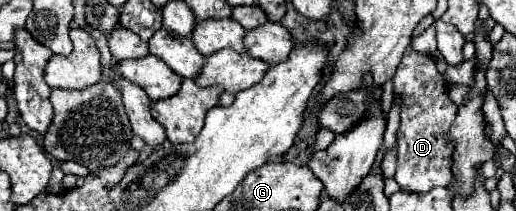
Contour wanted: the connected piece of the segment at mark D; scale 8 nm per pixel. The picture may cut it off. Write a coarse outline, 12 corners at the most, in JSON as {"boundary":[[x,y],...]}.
{"boundary":[[407,47],[397,173],[405,191],[453,179],[445,135],[457,105],[435,59]]}

